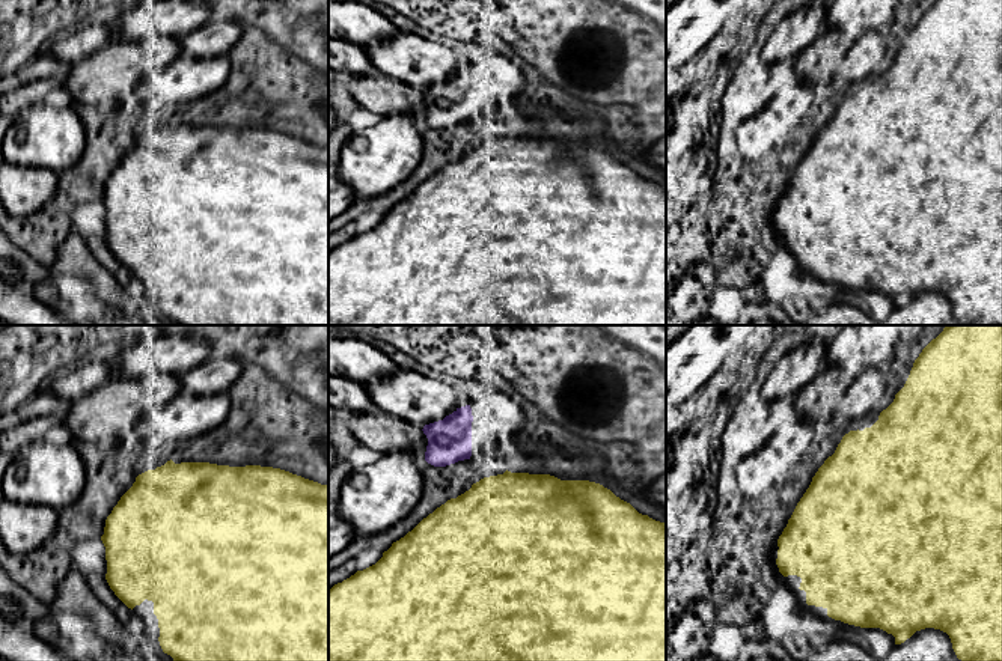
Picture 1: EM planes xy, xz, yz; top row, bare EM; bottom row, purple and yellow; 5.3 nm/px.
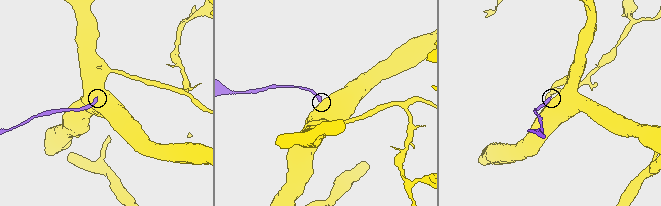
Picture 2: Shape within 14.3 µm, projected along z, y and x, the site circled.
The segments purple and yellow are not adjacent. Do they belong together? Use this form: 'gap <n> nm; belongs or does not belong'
gap 130 nm; does not belong

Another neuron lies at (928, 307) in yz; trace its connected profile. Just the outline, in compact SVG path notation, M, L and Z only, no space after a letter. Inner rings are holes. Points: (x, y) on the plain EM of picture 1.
M934 291L916 294L877 325L954 325L957 318L946 295Z

